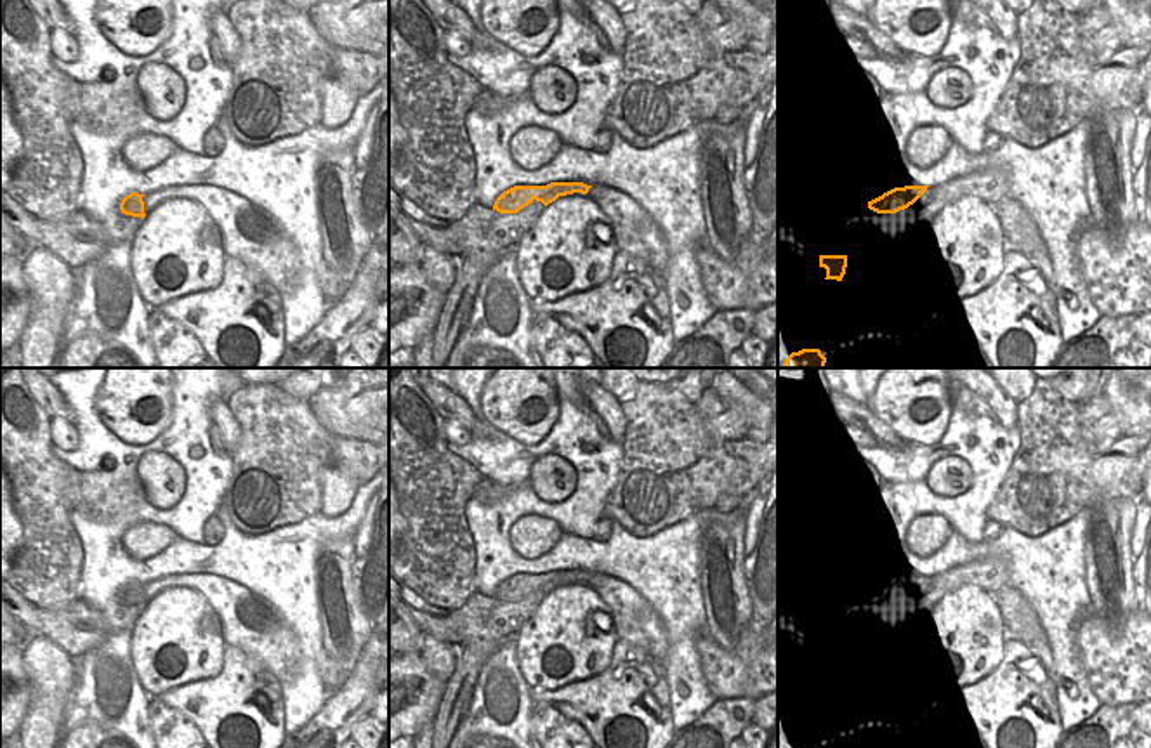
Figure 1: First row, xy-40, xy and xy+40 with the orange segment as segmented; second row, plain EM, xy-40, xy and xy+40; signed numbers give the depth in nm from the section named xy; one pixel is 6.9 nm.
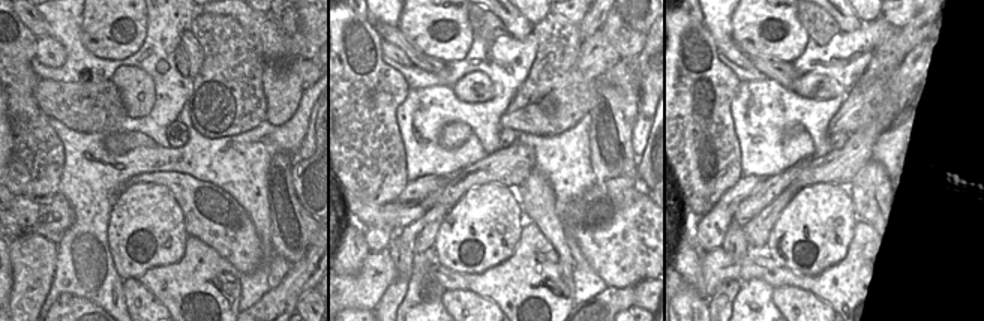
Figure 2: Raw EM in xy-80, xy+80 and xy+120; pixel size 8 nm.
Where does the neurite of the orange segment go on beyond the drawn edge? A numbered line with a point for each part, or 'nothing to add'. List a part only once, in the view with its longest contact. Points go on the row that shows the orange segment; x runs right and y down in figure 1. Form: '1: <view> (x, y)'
1: xy-40 (249, 233)

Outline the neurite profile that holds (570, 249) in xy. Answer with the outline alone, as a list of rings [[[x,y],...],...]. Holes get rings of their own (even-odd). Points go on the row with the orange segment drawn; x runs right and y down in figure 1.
[[[587,194],[559,196],[524,233],[516,269],[529,300],[559,300],[608,281],[616,245],[611,220]]]

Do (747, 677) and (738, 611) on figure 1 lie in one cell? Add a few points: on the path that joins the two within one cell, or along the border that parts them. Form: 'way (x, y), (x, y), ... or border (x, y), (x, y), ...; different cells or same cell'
border (754, 613), (731, 649), (723, 649), (705, 634); different cells

